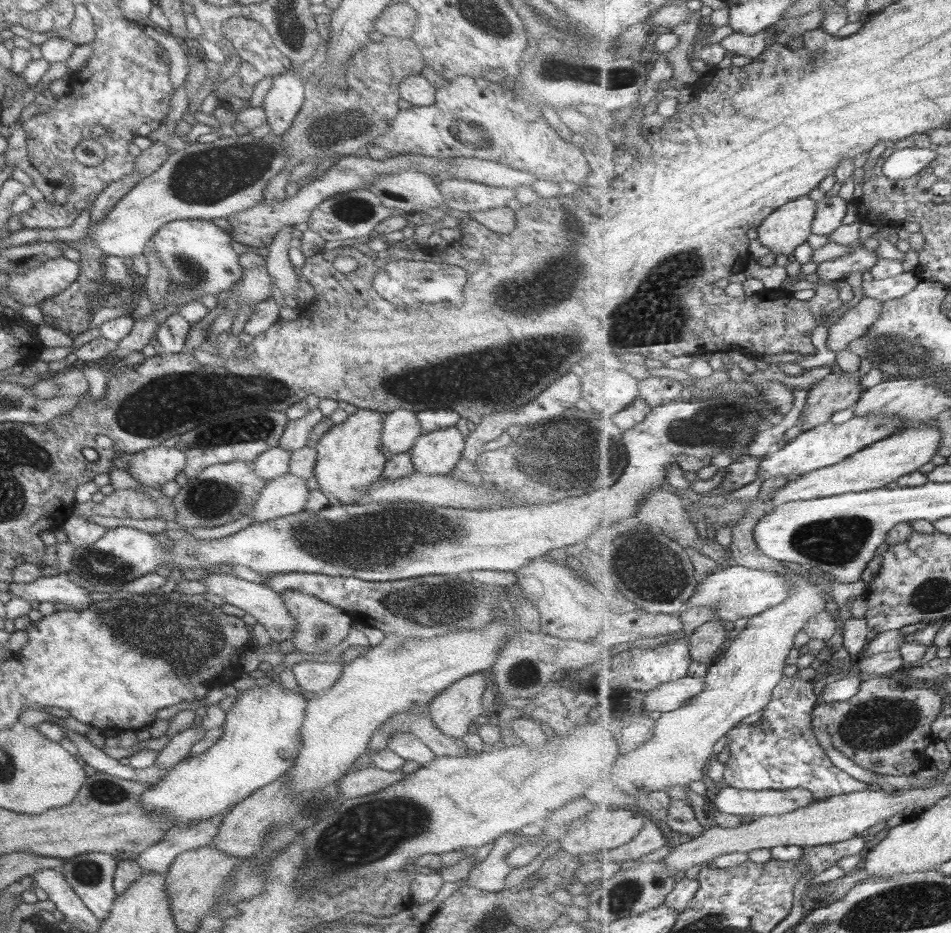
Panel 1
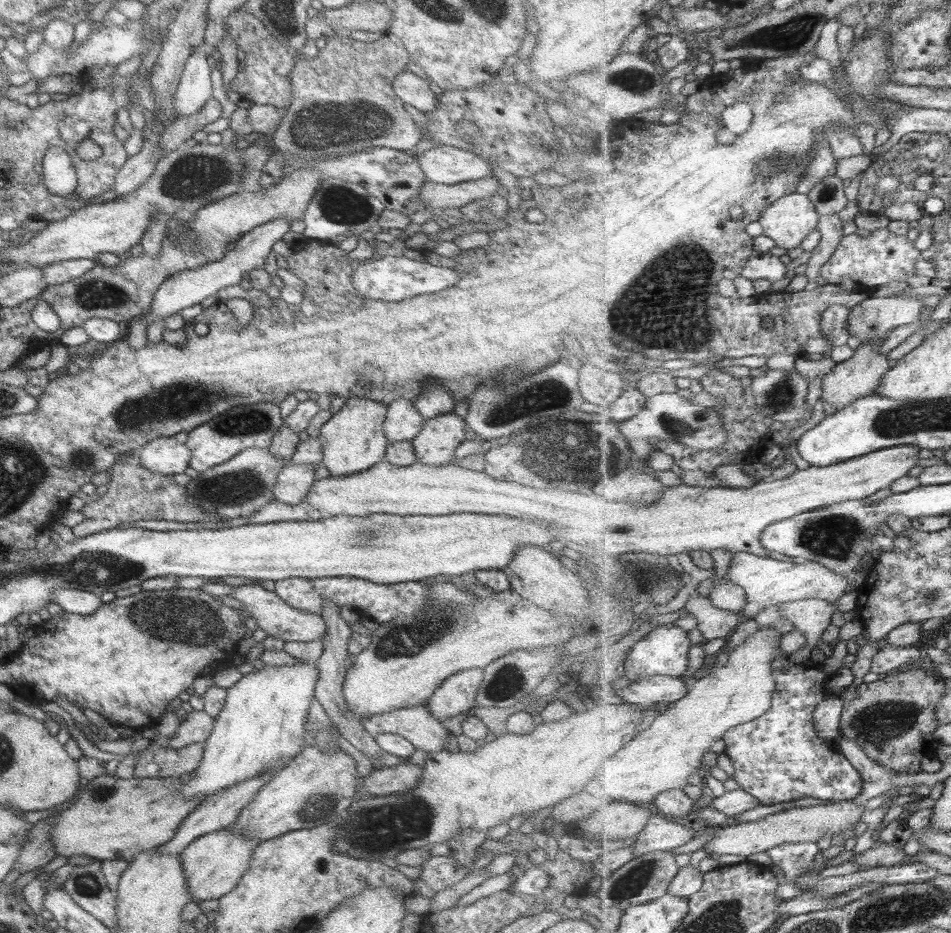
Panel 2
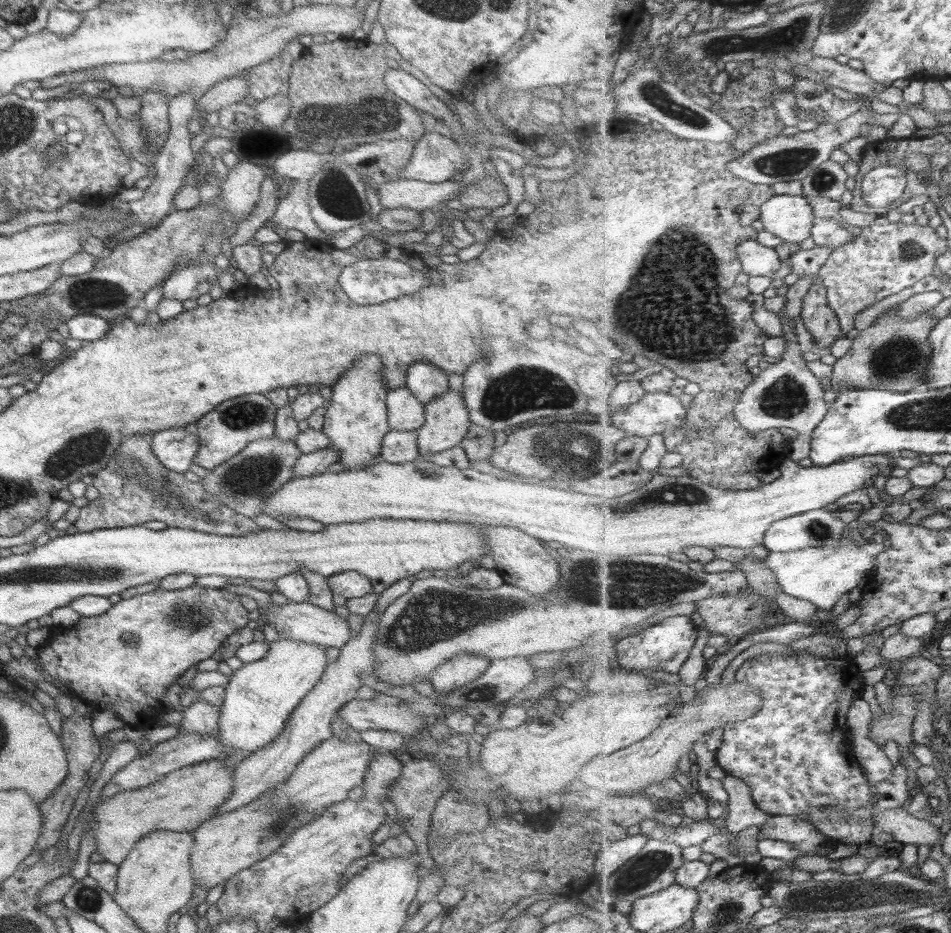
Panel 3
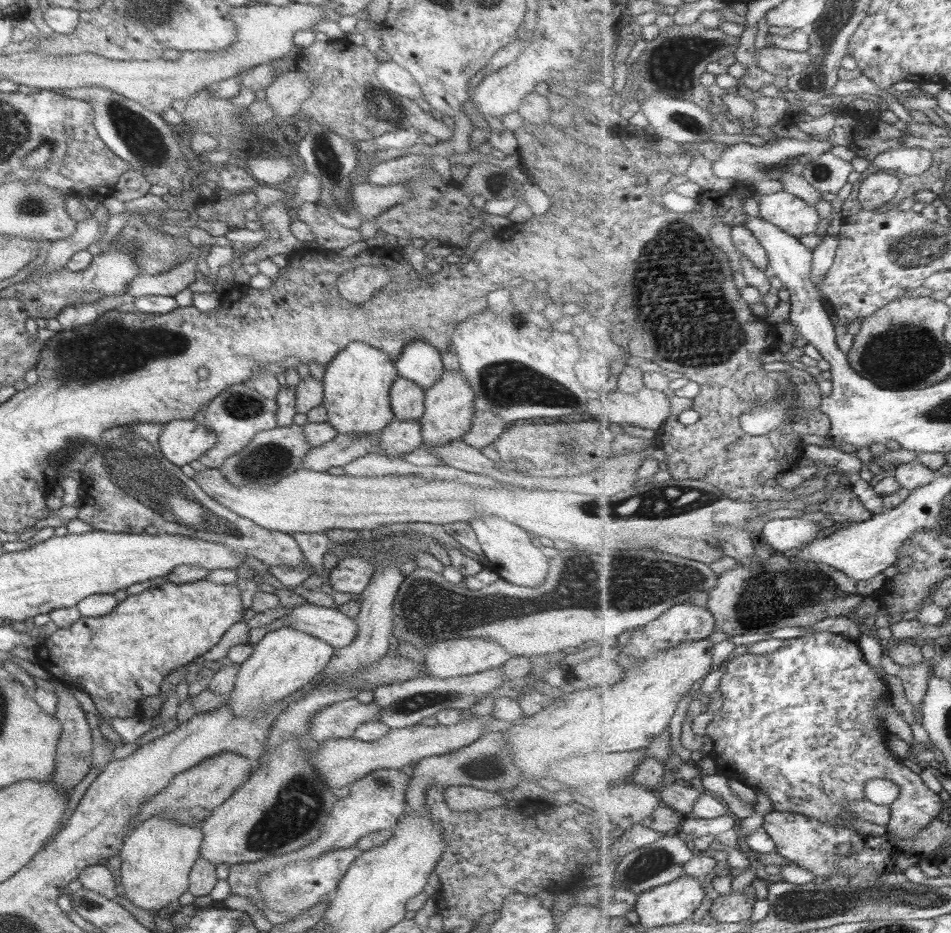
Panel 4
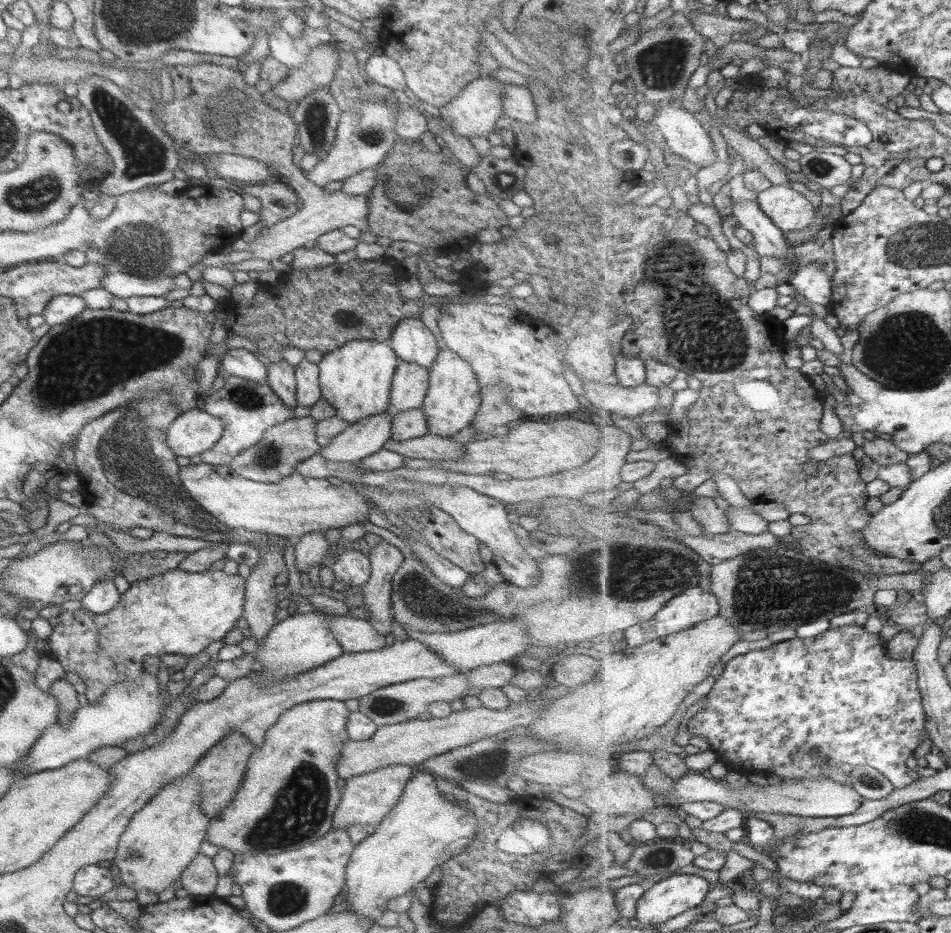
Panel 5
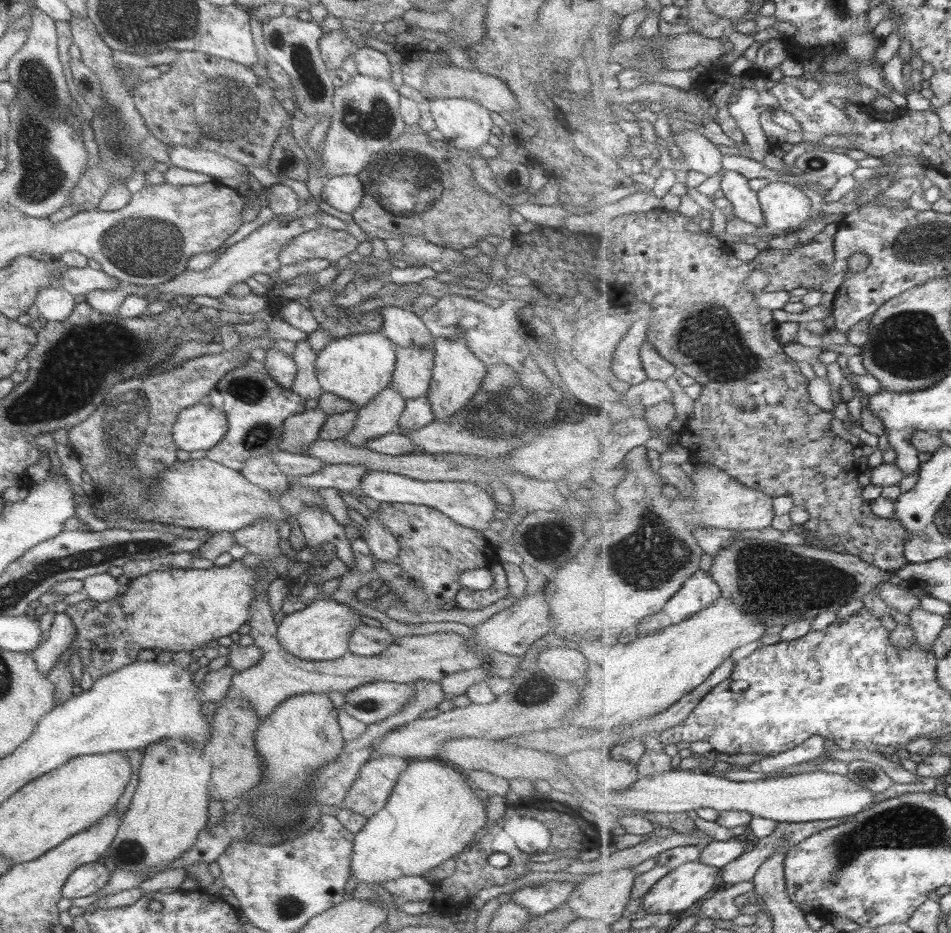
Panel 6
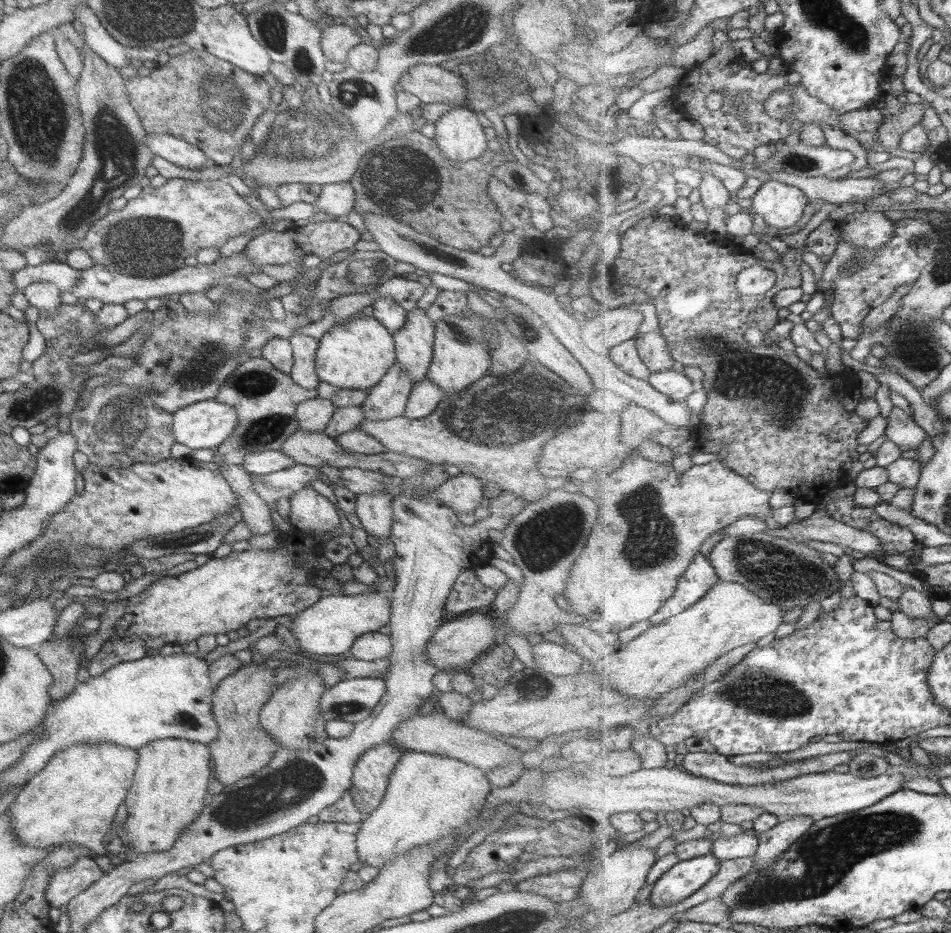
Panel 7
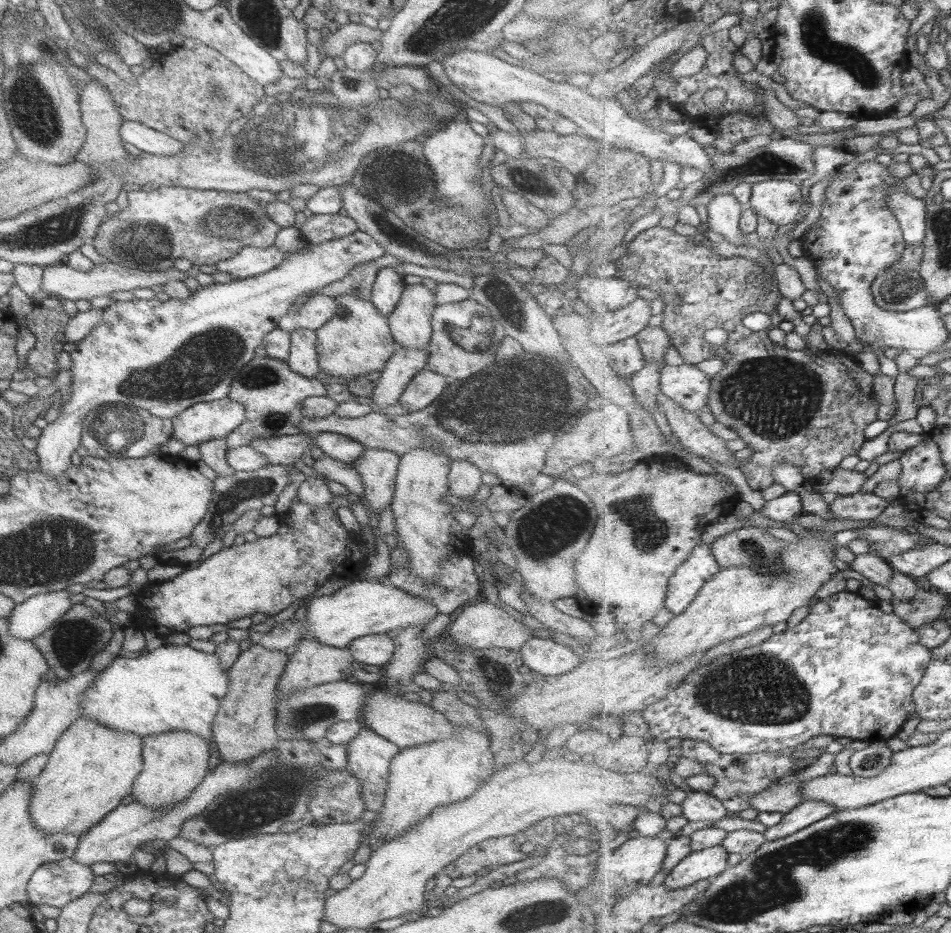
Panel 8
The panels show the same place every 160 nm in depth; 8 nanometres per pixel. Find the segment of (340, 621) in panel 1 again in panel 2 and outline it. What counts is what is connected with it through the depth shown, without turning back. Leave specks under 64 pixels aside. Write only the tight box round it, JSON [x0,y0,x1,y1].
[273,578,322,616]

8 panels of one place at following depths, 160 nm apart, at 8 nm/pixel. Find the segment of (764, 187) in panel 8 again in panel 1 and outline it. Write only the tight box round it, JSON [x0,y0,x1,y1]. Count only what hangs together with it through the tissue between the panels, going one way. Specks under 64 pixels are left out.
[757,196,817,256]

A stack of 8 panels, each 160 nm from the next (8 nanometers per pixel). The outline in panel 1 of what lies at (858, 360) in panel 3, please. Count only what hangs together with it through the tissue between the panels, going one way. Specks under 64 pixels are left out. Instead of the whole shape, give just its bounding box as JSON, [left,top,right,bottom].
[798,373,865,432]

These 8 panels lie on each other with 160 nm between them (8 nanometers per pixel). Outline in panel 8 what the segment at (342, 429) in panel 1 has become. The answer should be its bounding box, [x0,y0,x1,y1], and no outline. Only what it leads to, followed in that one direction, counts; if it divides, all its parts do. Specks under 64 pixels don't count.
[315,294,398,382]

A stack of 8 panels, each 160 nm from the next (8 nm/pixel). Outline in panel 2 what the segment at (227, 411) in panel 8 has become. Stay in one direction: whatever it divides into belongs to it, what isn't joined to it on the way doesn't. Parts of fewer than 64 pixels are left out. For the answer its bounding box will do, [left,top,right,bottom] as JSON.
[136,437,190,476]

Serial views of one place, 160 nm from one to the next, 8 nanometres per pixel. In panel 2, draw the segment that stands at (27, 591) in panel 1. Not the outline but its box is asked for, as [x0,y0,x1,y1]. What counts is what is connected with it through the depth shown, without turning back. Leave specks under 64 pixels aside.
[50,587,102,616]

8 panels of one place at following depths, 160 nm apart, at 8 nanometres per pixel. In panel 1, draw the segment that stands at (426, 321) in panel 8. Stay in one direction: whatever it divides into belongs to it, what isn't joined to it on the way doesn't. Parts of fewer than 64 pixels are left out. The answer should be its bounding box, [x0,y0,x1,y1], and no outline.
[380,410,422,456]

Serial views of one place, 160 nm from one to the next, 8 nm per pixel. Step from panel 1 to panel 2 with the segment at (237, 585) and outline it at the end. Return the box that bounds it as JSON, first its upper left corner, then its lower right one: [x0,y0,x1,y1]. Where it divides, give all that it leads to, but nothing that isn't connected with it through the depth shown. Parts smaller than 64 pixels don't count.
[230,585,325,642]

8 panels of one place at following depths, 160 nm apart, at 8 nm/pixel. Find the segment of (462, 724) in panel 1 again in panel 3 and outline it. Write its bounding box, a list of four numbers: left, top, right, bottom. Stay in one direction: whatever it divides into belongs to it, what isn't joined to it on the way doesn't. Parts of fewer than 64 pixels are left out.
[428,654,488,694]

